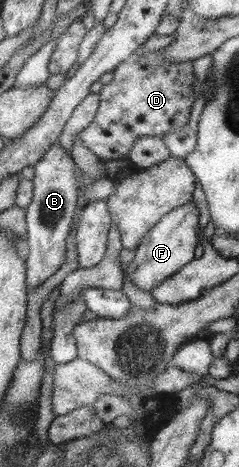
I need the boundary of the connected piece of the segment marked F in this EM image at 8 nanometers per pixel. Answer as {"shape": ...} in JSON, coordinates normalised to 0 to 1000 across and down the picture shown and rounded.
{"shape":[[[808,430],[757,443],[707,450],[665,473],[590,510],[561,535],[552,559],[515,567],[519,589],[540,591],[582,619],[619,623],[657,610],[682,595],[699,597],[774,565],[812,552],[812,533],[824,529],[833,450]]]}

